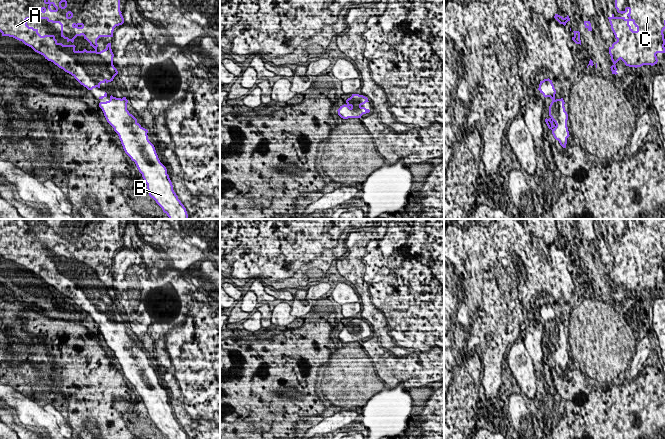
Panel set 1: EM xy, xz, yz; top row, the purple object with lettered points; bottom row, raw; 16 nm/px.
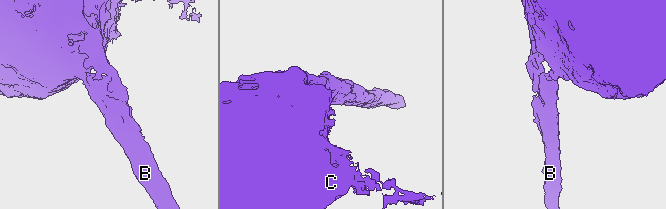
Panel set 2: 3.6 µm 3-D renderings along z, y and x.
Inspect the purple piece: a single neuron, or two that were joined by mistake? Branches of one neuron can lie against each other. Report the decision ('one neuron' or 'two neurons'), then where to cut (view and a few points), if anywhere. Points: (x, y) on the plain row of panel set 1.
one neuron | no cut

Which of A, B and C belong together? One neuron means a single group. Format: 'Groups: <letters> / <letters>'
Groups: A B C

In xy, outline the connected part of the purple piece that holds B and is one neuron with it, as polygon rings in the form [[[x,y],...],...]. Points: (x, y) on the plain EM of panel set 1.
[[[111,319],[110,324],[100,326],[99,331],[102,333],[107,346],[118,358],[125,377],[135,386],[139,396],[142,398],[147,408],[149,420],[156,425],[167,439],[188,439],[186,432],[173,414],[173,409],[167,398],[166,391],[160,386],[154,369],[148,363],[148,354],[143,352],[137,346],[137,343],[129,337],[127,327],[128,324],[126,321],[121,323]]]

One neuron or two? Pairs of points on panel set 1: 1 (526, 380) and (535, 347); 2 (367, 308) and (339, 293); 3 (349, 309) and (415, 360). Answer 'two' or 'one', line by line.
1: two
2: two
3: two

